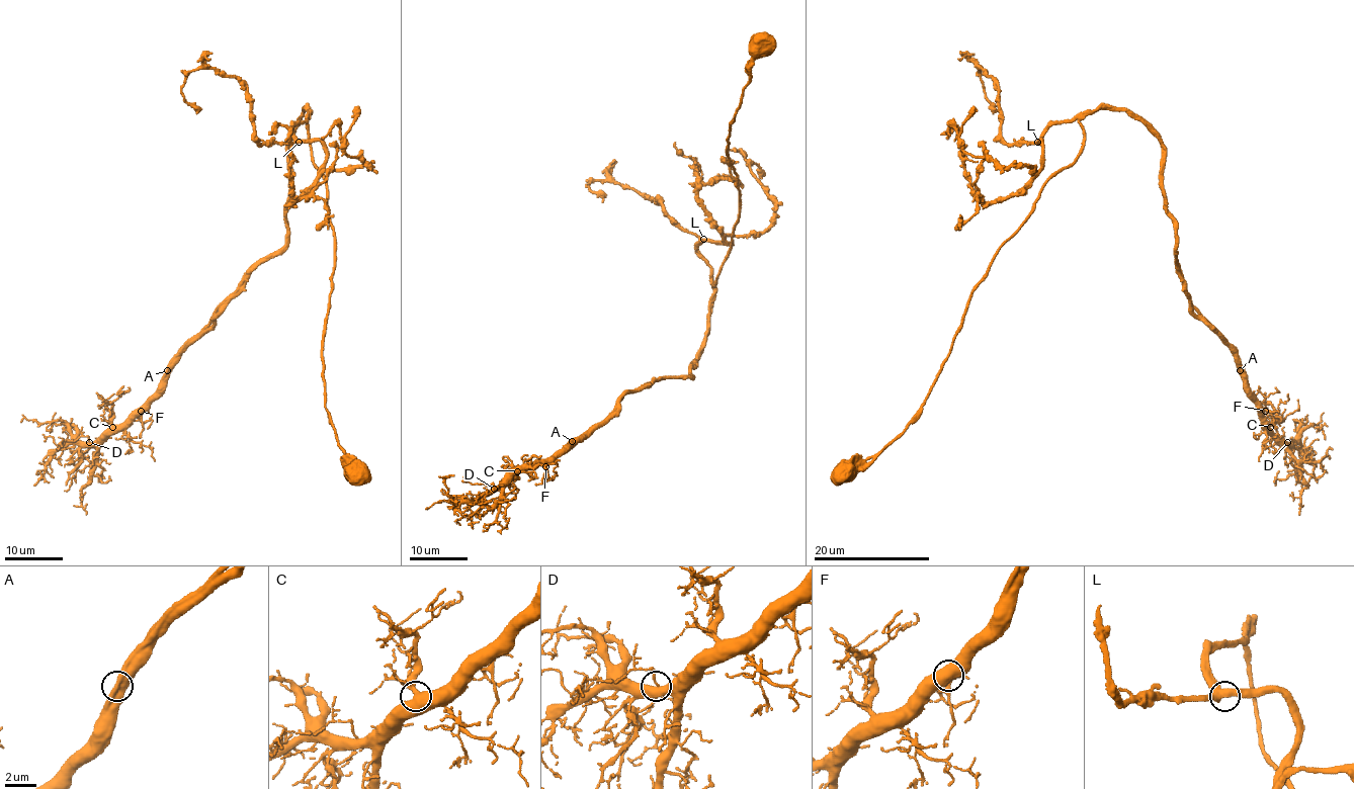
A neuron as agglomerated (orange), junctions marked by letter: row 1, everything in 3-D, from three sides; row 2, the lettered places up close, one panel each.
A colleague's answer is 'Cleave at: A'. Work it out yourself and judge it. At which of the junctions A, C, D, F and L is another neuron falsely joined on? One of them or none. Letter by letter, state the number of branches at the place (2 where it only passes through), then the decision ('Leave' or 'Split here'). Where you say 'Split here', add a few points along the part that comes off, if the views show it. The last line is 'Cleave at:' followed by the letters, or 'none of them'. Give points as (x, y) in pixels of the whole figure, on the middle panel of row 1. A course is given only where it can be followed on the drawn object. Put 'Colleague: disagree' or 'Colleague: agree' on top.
Colleague: disagree
A: Branches: 2. Leave
C: Branches: 3. Leave
D: Branches: 3. Leave
F: Branches: 3. Leave
L: Branches: 3. Leave
Cleave at: none of them

